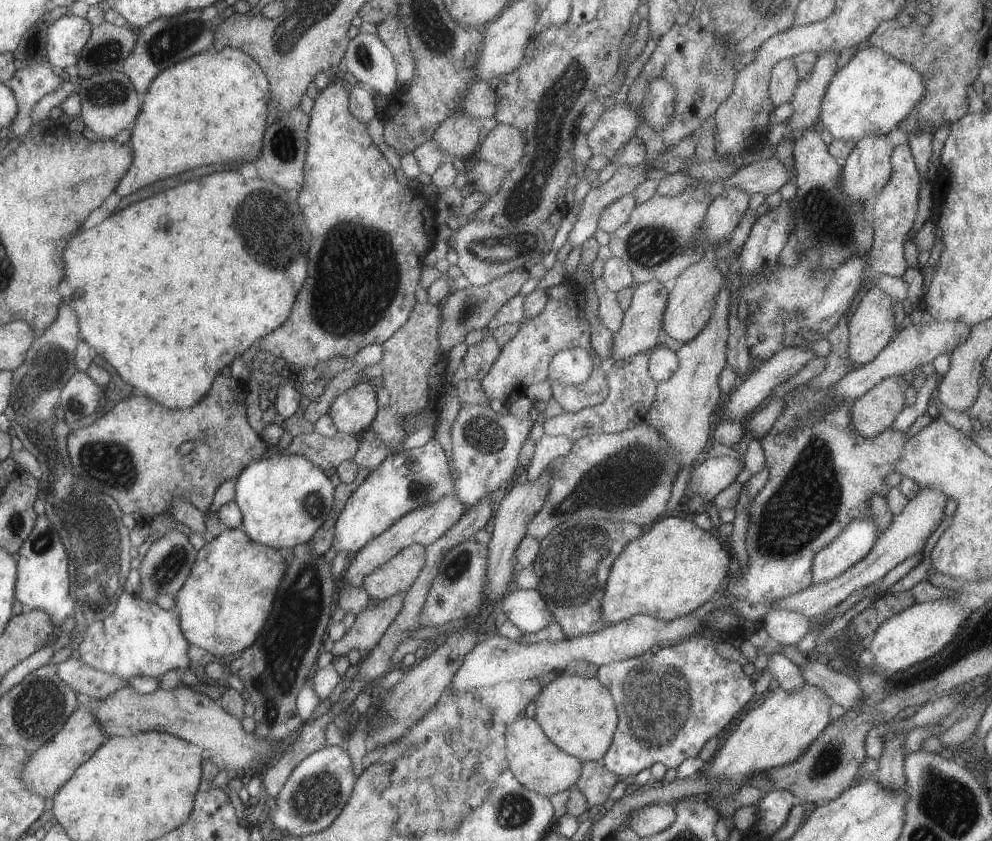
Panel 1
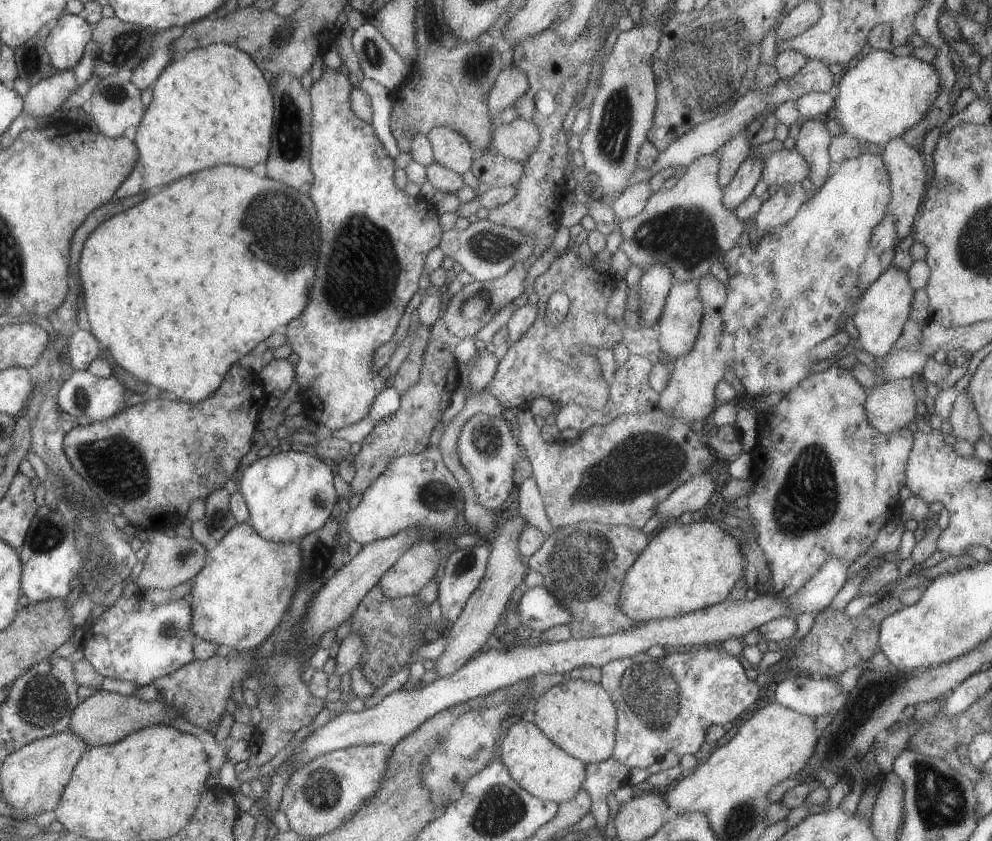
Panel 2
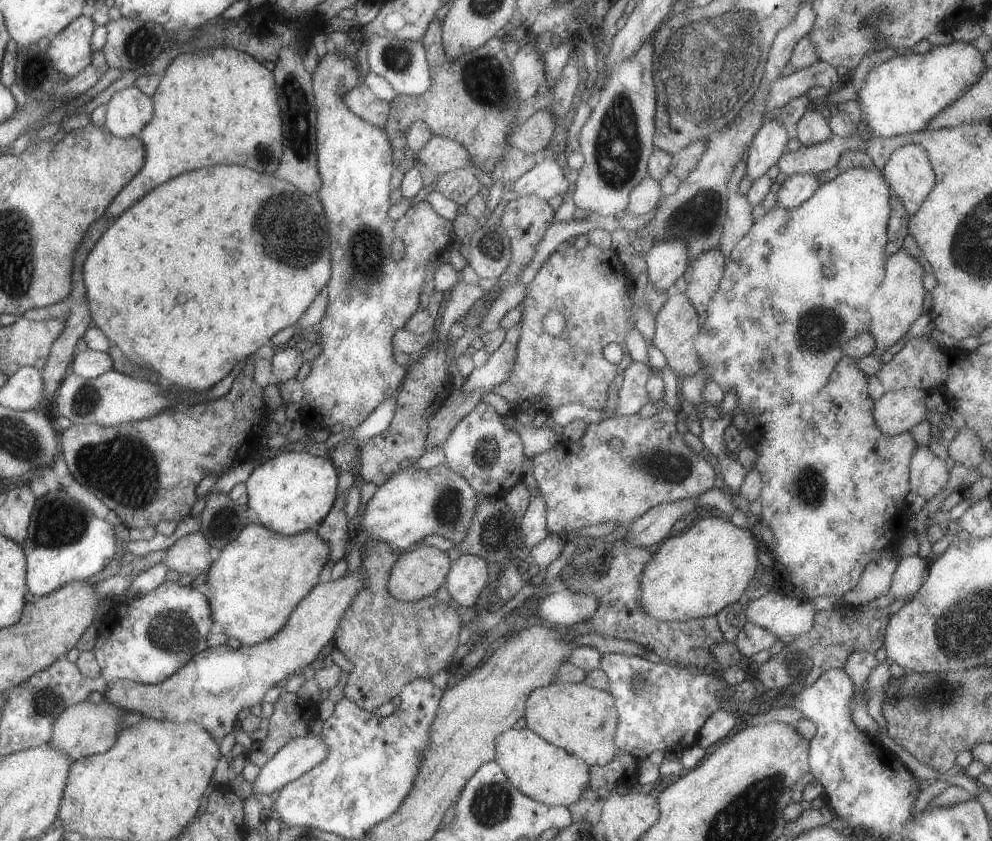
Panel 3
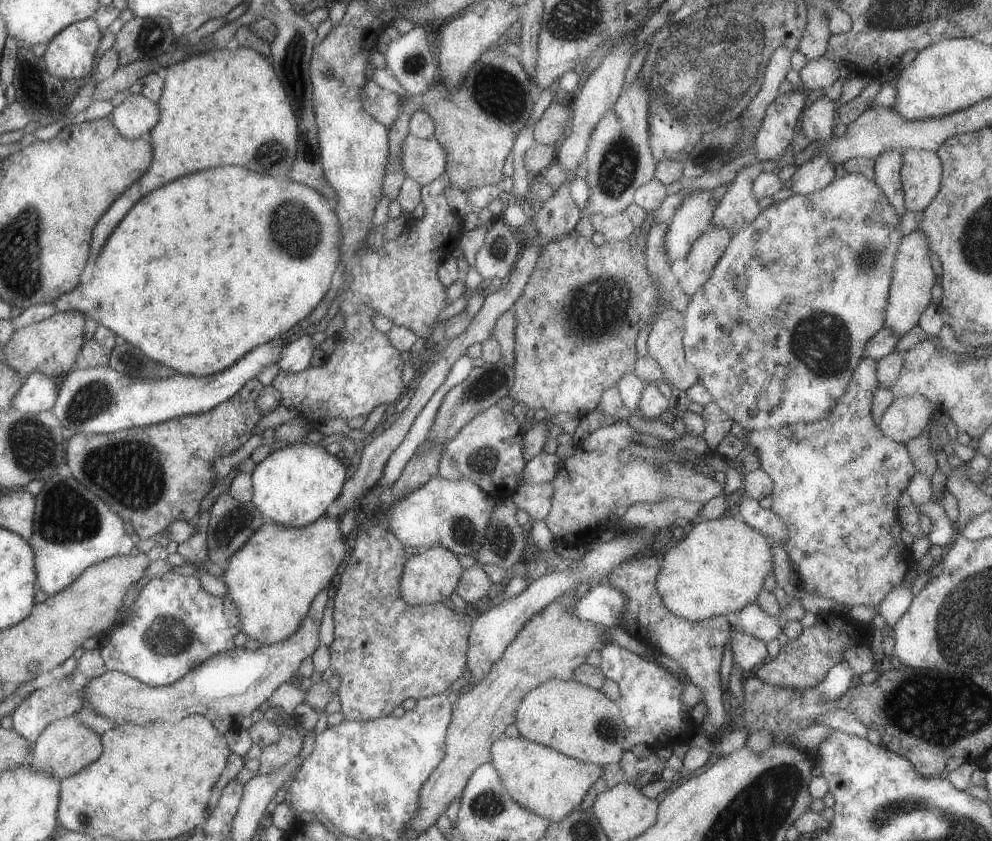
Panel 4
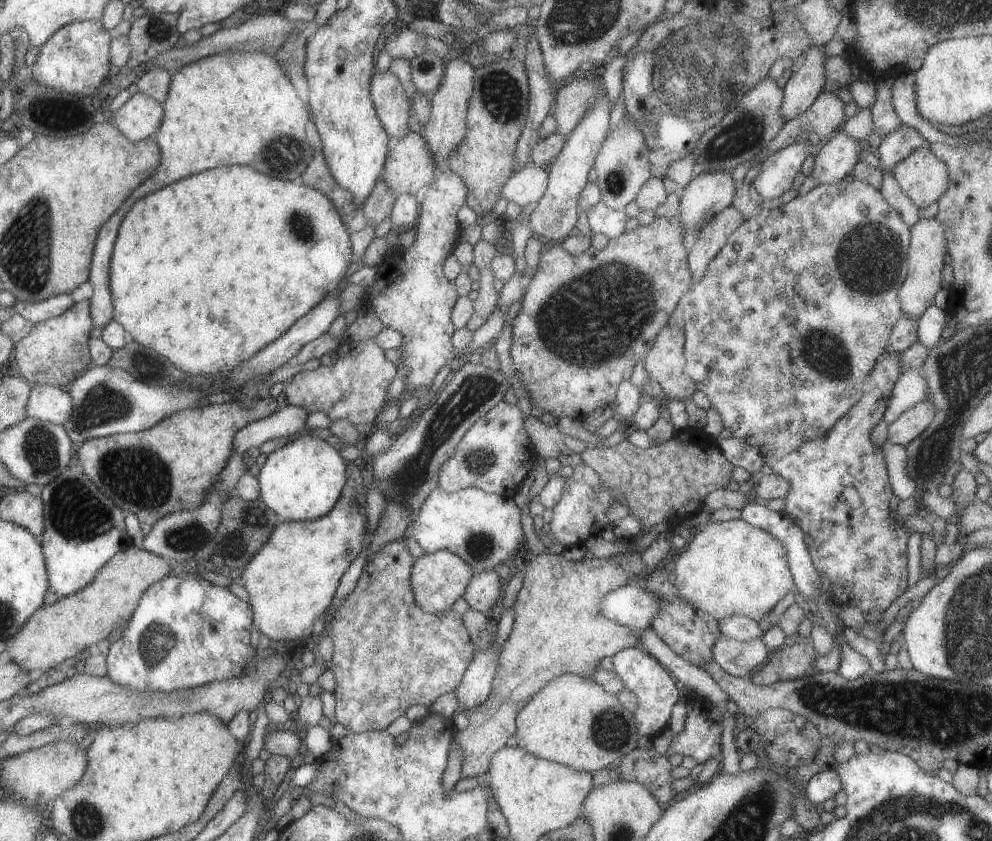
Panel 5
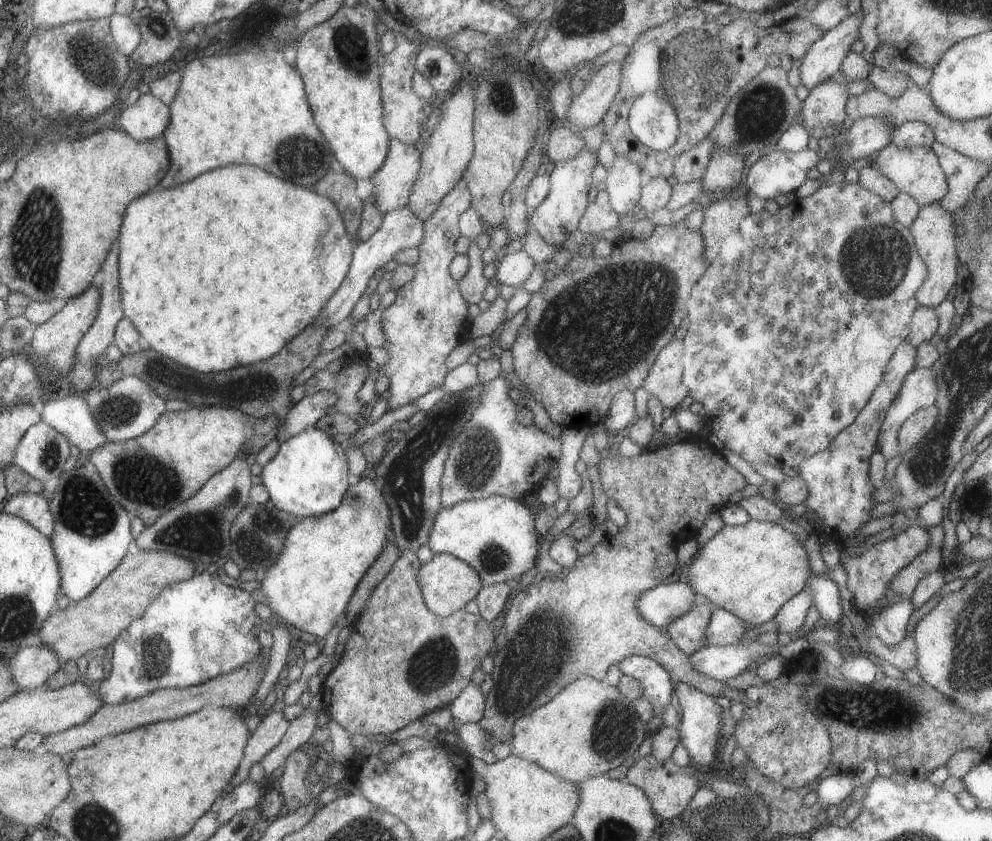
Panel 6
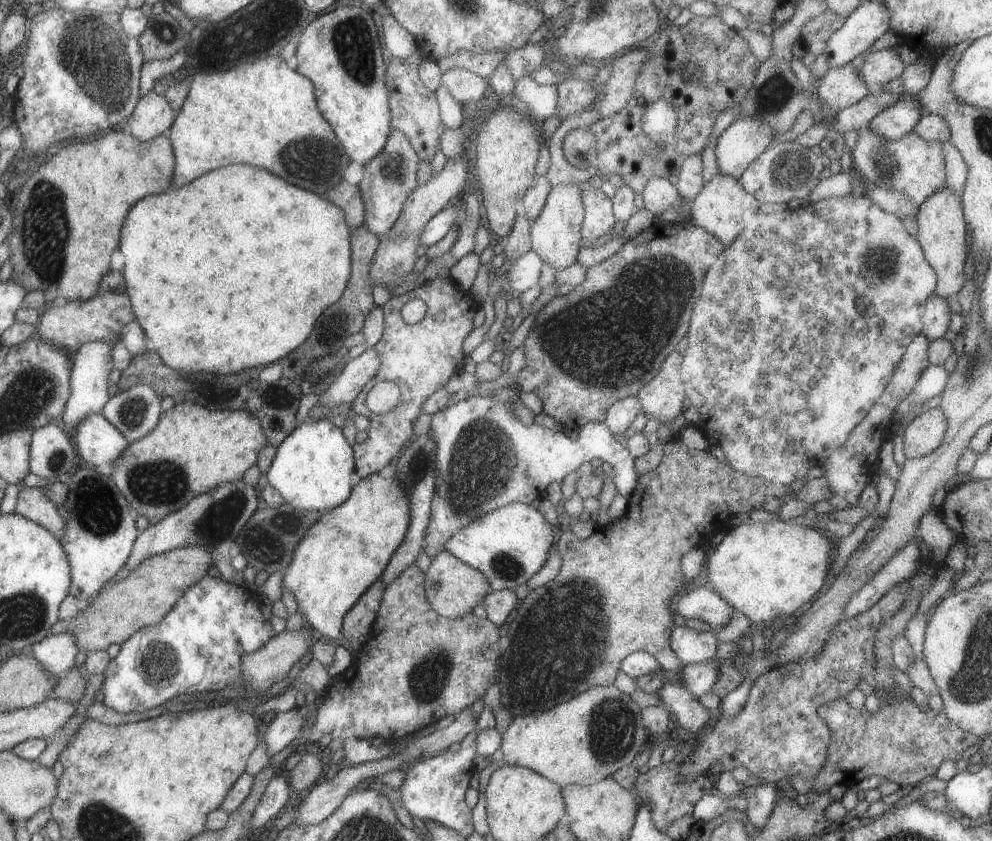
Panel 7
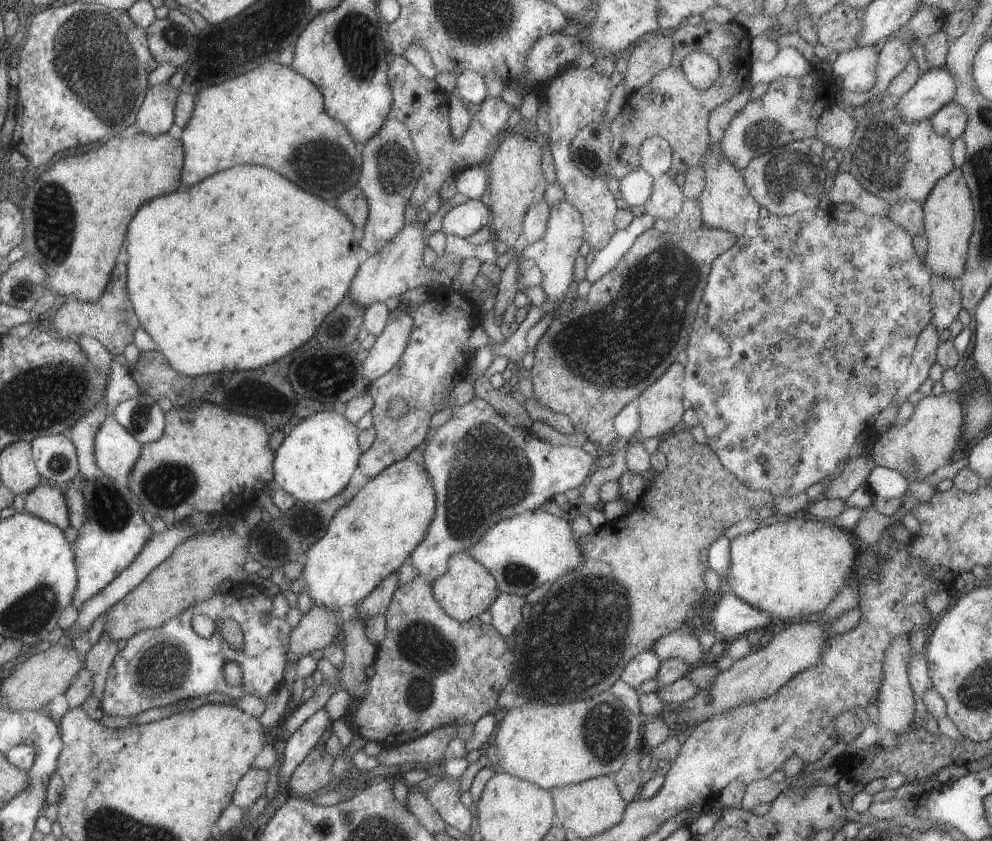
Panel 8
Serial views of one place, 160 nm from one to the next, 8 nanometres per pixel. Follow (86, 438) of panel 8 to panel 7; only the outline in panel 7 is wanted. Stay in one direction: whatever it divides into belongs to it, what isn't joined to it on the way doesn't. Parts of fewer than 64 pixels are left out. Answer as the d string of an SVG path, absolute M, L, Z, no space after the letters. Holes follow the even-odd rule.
M91 341L82 344L71 355L72 367L70 372L70 395L67 399L65 408L62 412L62 421L65 424L65 430L72 434L76 425L81 422L84 417L93 413L100 413L102 406L110 397L108 395L109 371L114 368L112 363L112 348L103 341Z

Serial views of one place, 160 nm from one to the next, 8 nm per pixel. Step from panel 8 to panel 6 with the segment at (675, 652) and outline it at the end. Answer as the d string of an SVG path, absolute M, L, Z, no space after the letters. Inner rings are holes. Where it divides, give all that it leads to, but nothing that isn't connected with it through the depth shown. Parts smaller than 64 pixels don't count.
M717 609L710 615L710 621L707 623L704 632L705 645L709 646L725 646L734 645L740 642L741 635L746 631L745 624L742 620L739 620L734 614L731 614L728 610Z

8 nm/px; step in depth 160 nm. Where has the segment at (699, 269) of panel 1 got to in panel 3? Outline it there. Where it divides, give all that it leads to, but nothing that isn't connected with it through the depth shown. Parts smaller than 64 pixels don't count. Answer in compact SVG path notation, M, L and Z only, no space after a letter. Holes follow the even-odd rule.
M674 289L654 316L654 337L651 343L662 352L666 365L675 377L694 375L700 370L701 362L694 349L694 336L700 323L699 314L689 299L683 293L675 292Z

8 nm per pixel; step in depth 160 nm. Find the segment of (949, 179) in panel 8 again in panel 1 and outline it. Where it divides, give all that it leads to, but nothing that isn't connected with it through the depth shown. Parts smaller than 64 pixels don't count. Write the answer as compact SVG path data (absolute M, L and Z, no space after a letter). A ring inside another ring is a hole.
M877 286L867 290L863 294L853 316L849 318L847 324L849 329L849 342L847 342L847 360L851 364L866 364L871 362L875 356L894 338L897 332L893 324L893 304L894 299L889 297L883 290Z

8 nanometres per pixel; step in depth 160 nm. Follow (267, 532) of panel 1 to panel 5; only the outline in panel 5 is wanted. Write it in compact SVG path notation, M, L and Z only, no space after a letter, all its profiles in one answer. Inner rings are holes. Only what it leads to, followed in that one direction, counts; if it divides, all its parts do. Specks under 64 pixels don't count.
M304 434L289 440L281 448L269 453L256 479L260 486L260 499L269 510L272 510L284 521L310 521L326 515L341 496L340 492L346 480L347 461L340 455L339 451L329 445L327 441L319 439L314 435Z

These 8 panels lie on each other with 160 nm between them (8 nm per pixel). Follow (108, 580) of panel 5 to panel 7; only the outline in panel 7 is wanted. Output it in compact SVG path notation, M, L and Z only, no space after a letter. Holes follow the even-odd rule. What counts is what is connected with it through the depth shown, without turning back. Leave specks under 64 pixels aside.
M187 545L150 556L110 587L101 588L92 600L80 606L75 617L55 622L50 634L65 631L74 634L79 651L105 650L113 643L120 645L141 627L157 624L183 596L184 590L203 578L211 564L211 553L199 545Z

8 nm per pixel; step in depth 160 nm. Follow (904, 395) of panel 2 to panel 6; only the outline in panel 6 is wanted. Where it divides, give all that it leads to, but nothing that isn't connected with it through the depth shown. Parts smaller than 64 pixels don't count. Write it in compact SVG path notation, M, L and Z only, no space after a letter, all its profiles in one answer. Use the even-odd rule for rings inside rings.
M933 404L913 411L913 414L901 424L896 439L903 450L913 446L922 436L925 436L935 424L938 408Z

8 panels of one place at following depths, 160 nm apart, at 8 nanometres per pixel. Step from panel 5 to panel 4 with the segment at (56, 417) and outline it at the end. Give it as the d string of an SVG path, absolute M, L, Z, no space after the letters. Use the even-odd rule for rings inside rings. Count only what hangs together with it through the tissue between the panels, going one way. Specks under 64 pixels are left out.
M31 373L12 398L12 407L31 414L51 411L57 398L57 383L43 373Z

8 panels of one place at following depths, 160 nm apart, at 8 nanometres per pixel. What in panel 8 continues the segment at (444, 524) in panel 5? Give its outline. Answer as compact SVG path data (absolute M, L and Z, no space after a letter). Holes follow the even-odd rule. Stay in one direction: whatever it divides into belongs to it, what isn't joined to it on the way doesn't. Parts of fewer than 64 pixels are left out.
M535 508L525 510L512 518L497 520L485 534L465 552L479 562L495 580L498 593L519 596L530 594L539 584L553 582L567 570L583 564L583 554L575 542L571 526L563 518L552 516Z

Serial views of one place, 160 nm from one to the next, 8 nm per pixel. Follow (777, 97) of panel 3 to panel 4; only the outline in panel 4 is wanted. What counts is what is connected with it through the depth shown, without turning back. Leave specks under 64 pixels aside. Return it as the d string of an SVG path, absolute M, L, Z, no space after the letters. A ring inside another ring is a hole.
M824 56L811 59L810 61L807 60L798 72L799 80L802 84L801 88L813 90L831 86L839 77L837 68L838 64Z

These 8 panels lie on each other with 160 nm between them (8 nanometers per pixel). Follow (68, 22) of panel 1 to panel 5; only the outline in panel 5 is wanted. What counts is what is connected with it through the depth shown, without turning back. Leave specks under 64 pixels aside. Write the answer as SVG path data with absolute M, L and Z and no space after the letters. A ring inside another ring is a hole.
M75 21L67 23L39 45L31 69L33 82L52 88L55 93L65 92L73 96L91 96L101 82L113 78L114 68L109 60L108 48L112 37L99 21Z

